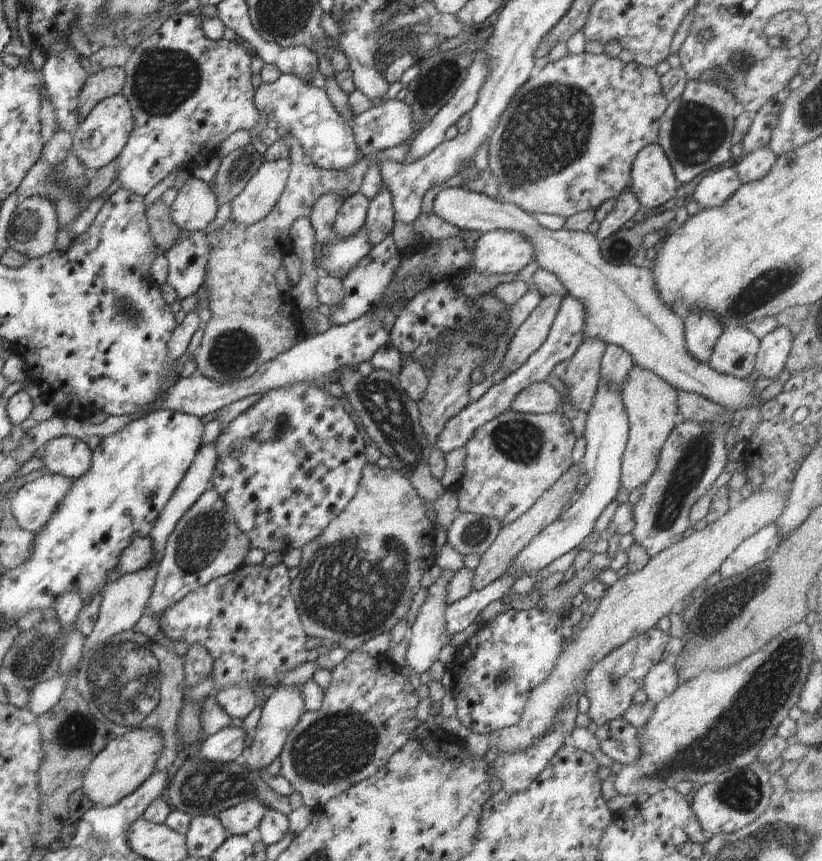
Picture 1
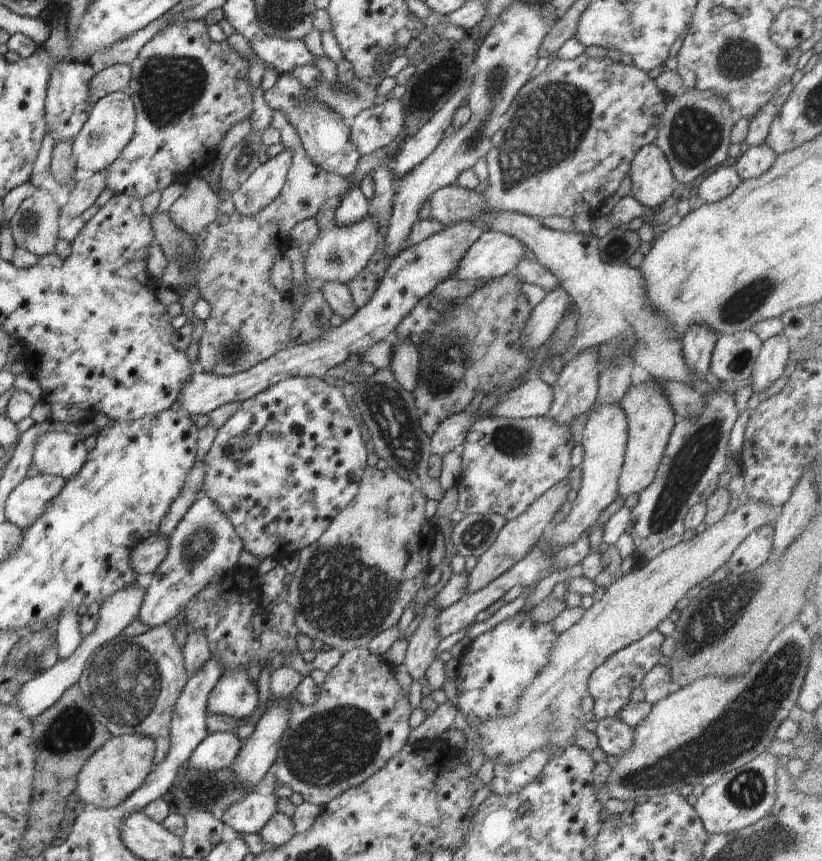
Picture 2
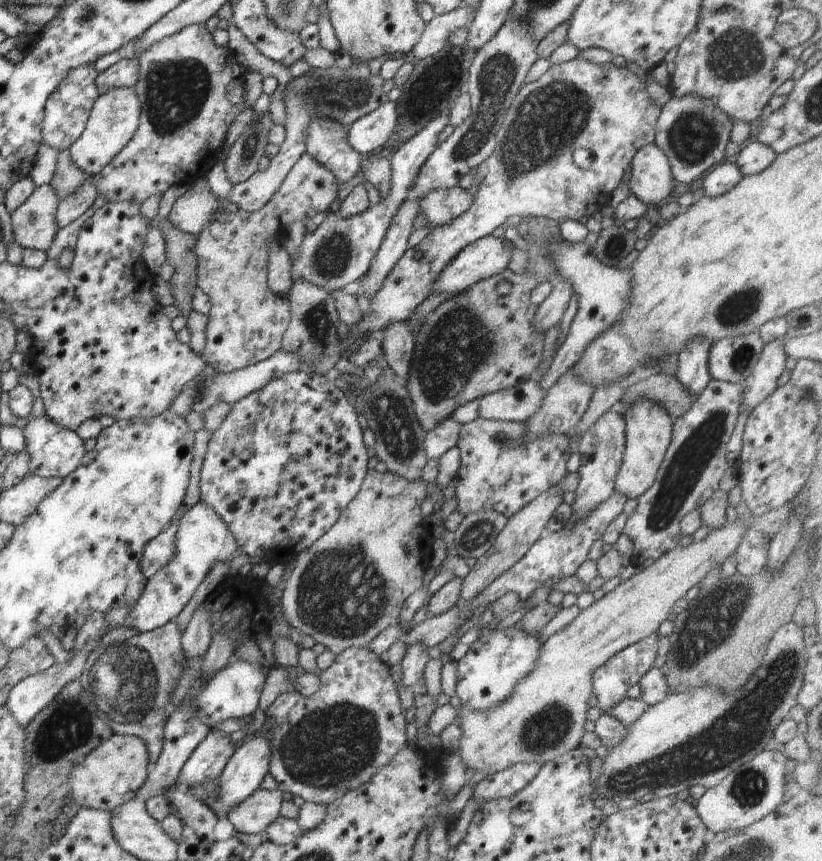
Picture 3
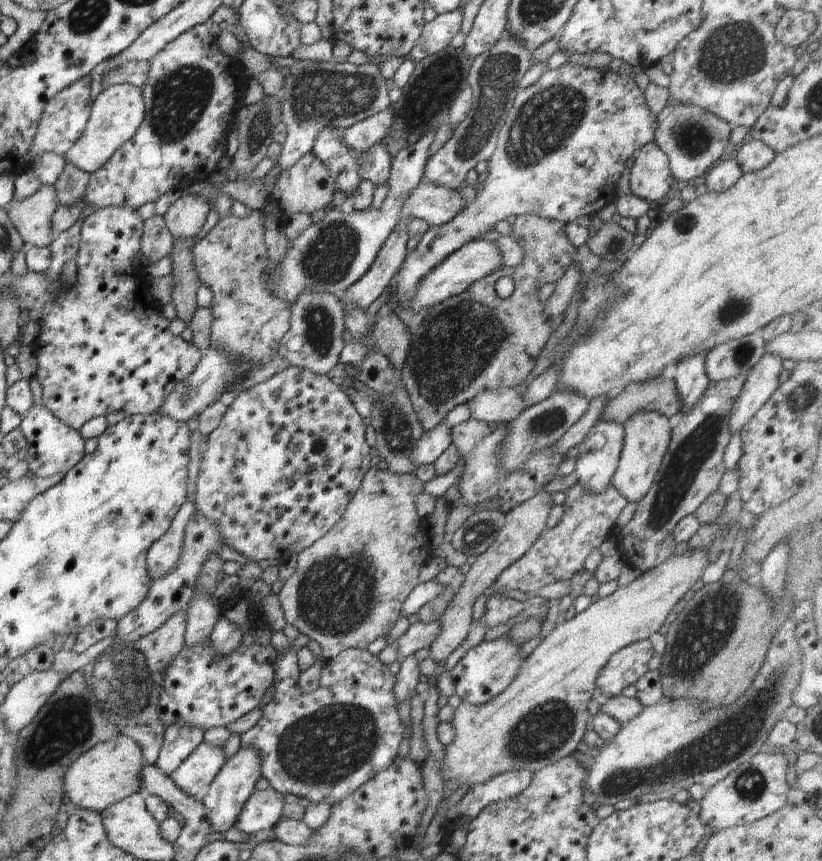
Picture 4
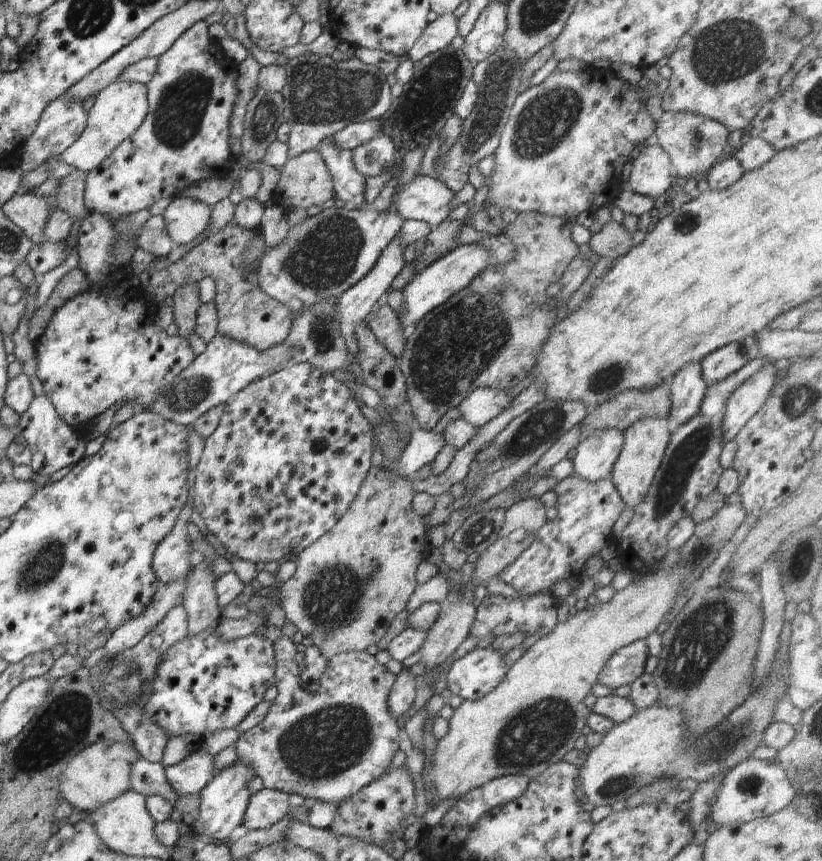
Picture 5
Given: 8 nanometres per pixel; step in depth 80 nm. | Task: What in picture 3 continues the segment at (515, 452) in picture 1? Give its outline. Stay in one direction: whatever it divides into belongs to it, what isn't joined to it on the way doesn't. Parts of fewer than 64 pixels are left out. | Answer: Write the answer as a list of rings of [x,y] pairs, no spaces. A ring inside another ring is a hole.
[[[482,417],[462,425],[457,441],[460,471],[457,479],[450,482],[450,486],[456,488],[456,510],[465,515],[494,510],[508,519],[566,476],[566,462],[571,456],[570,437],[551,433],[526,440],[522,430],[522,422]],[[528,474],[530,484],[522,484]]]

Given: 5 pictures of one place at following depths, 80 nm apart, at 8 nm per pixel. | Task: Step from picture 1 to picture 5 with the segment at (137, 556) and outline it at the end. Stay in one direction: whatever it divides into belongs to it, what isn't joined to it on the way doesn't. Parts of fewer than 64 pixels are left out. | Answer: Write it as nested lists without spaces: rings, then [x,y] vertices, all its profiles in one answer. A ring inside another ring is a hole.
[[[193,497],[183,506],[170,534],[157,544],[152,555],[152,570],[158,581],[169,583],[190,574],[195,554],[188,538],[186,525],[192,516]]]

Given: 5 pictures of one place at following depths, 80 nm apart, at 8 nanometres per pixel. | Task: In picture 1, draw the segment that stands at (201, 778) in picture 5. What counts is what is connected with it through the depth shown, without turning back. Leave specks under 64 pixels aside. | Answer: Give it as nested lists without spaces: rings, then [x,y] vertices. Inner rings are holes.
[[[239,723],[210,735],[201,746],[200,756],[210,762],[240,761],[247,748],[249,735]]]

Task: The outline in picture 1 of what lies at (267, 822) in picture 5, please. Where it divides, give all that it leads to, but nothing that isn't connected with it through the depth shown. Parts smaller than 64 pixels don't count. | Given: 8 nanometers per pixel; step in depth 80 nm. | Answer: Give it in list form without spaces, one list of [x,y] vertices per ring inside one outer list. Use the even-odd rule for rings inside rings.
[[[248,800],[219,812],[217,819],[231,835],[246,835],[260,824],[267,810],[260,801]]]

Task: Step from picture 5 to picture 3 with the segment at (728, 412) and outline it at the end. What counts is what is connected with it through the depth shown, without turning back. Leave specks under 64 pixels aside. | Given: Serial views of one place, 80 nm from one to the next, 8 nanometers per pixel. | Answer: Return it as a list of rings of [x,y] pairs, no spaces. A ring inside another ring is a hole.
[[[782,339],[765,344],[760,360],[744,382],[744,399],[740,406],[740,414],[745,411],[752,412],[756,406],[762,404],[770,394],[777,390],[777,380],[785,371],[786,360]]]

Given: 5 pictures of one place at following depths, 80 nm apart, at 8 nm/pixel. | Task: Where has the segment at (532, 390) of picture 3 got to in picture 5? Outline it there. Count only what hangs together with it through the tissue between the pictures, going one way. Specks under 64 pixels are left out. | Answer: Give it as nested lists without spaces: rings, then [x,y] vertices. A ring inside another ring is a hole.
[[[480,387],[468,394],[457,407],[462,413],[460,418],[479,428],[506,410],[513,400],[508,391]]]

